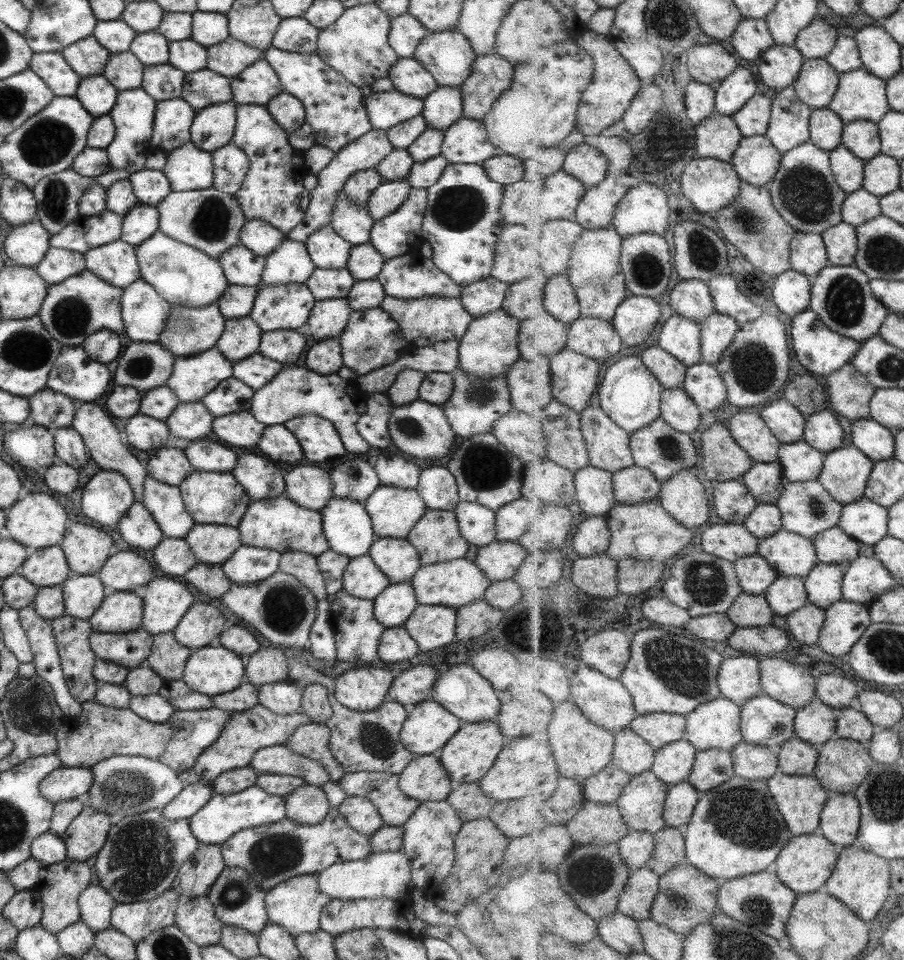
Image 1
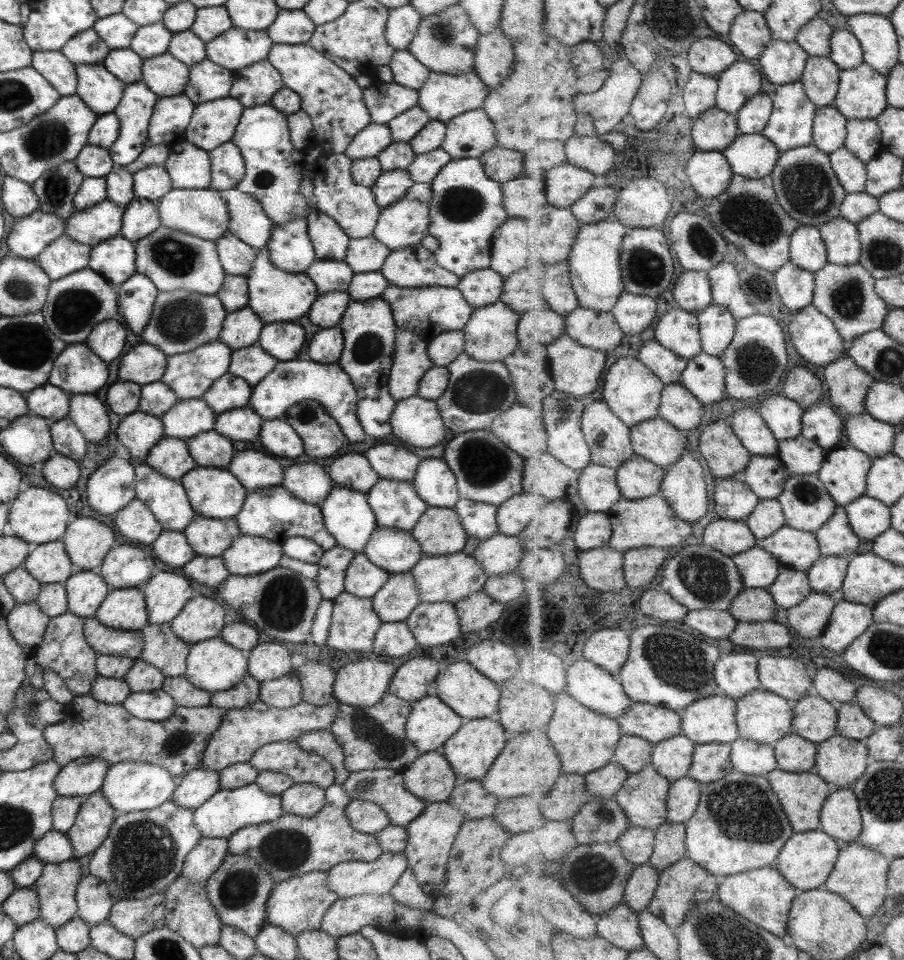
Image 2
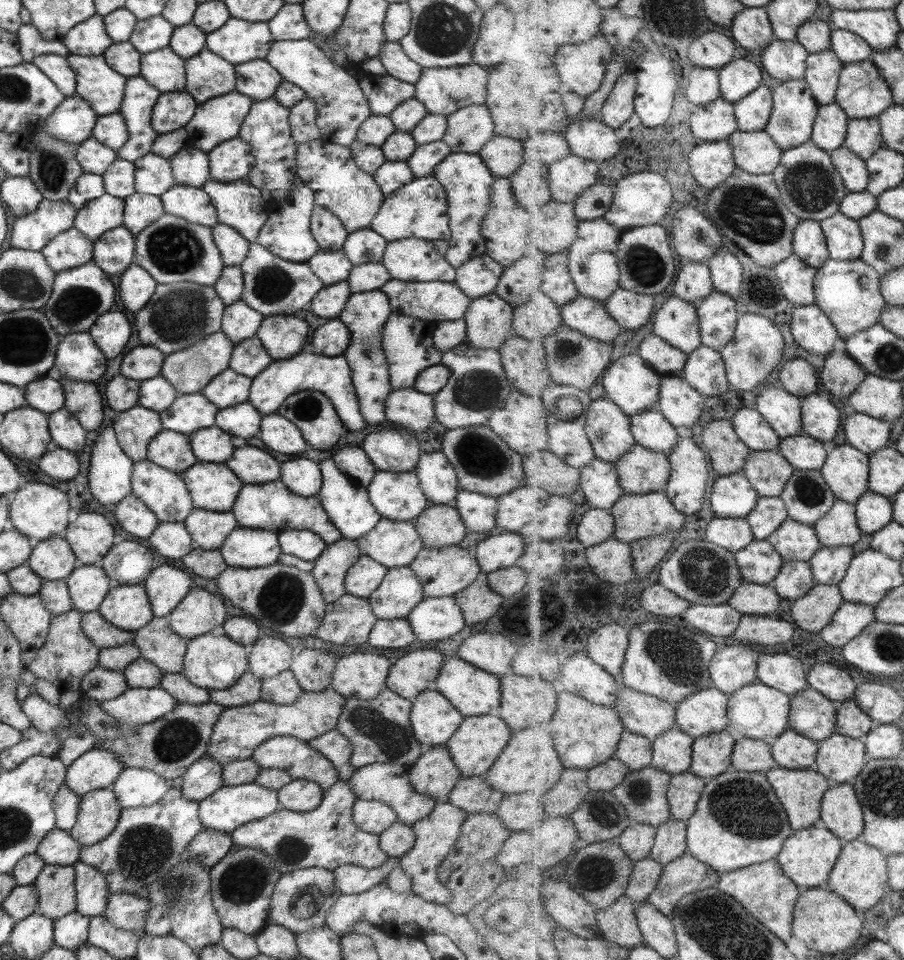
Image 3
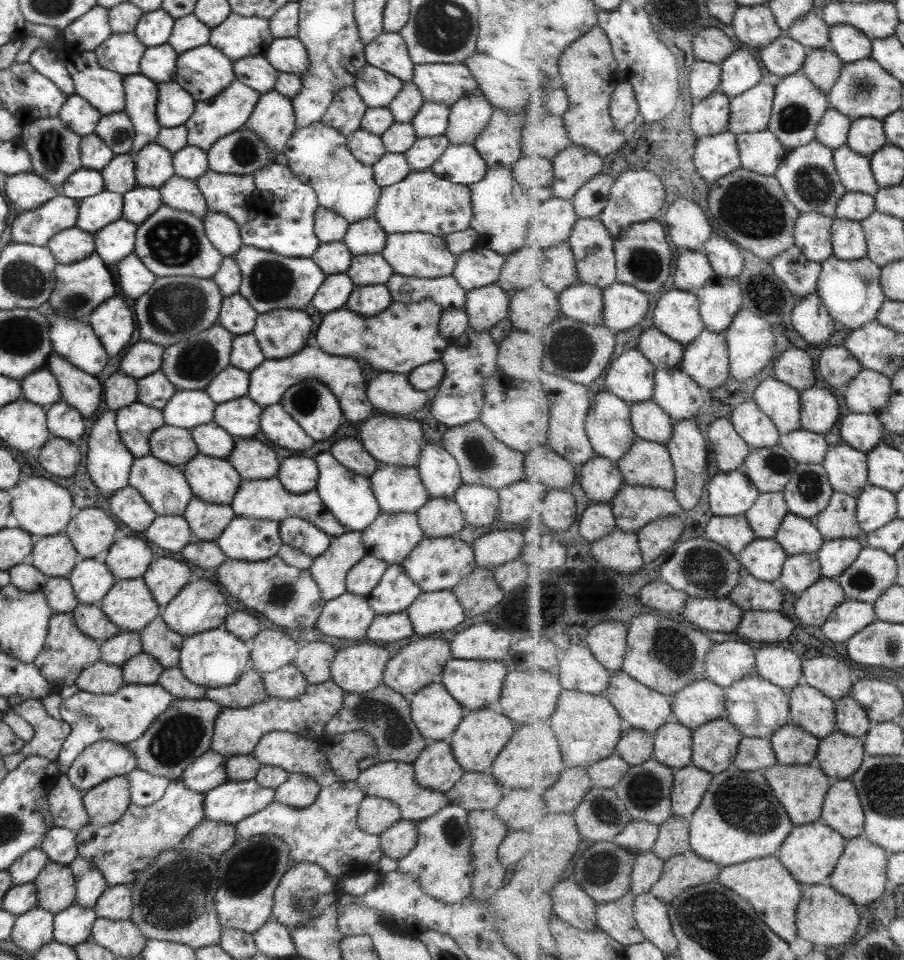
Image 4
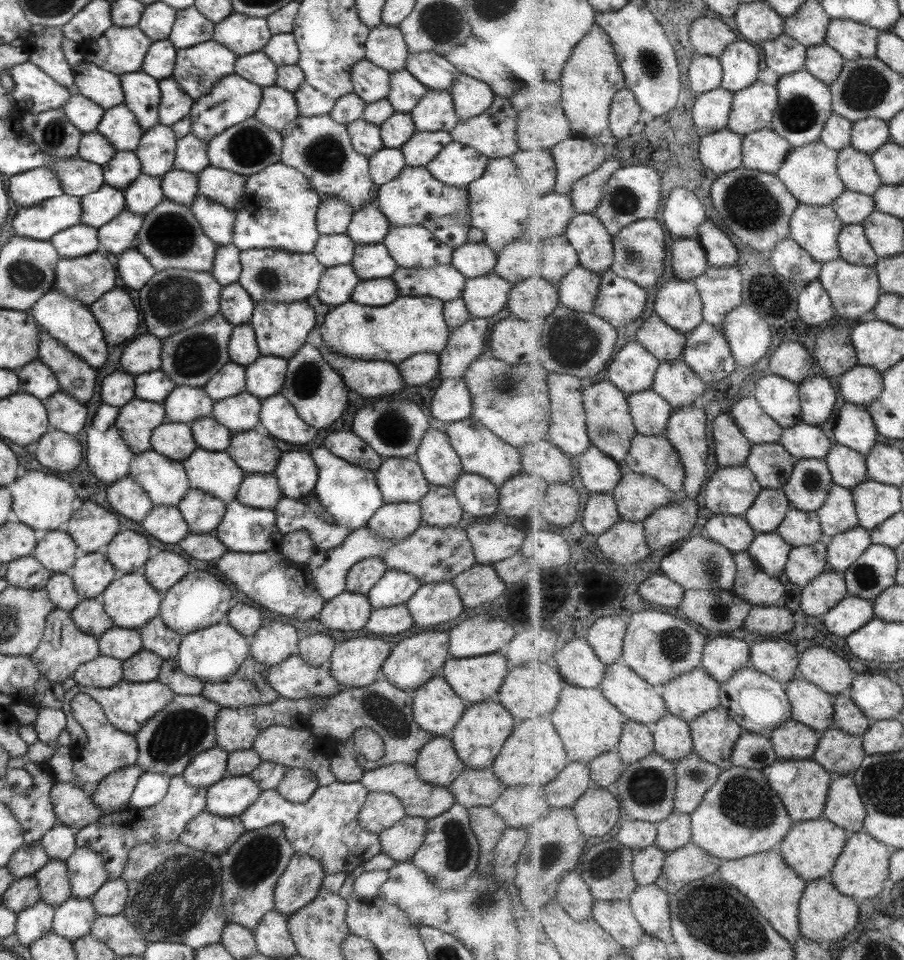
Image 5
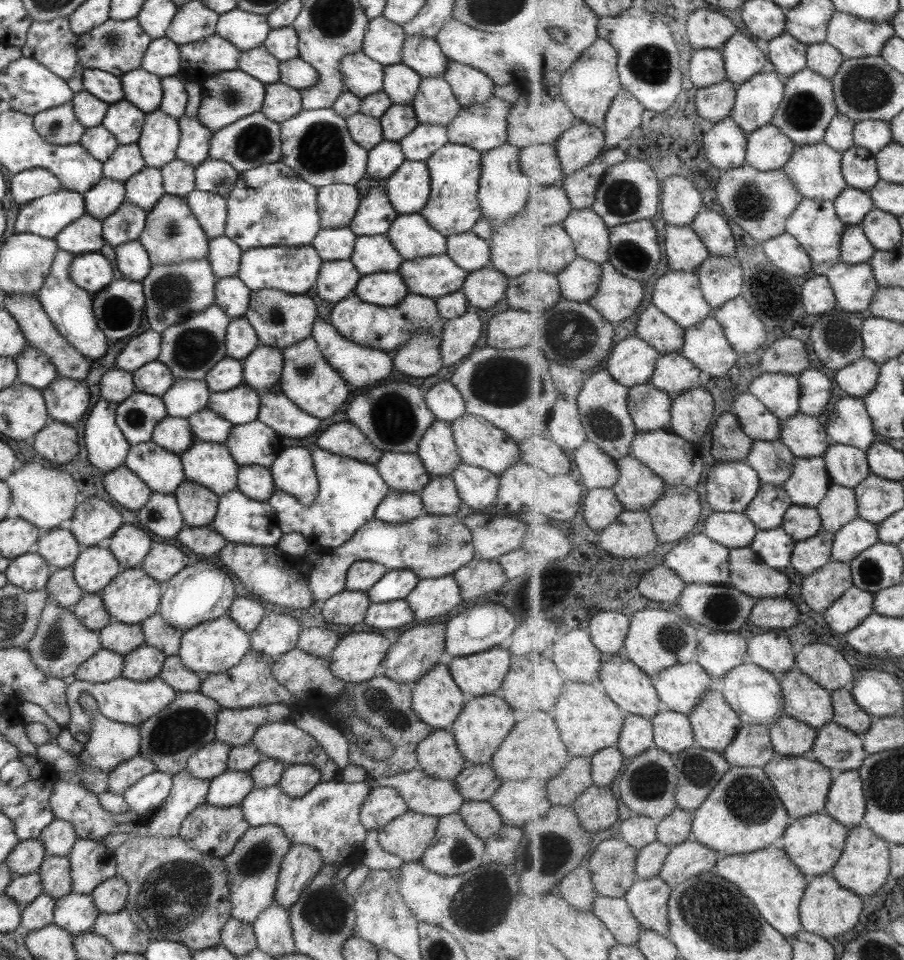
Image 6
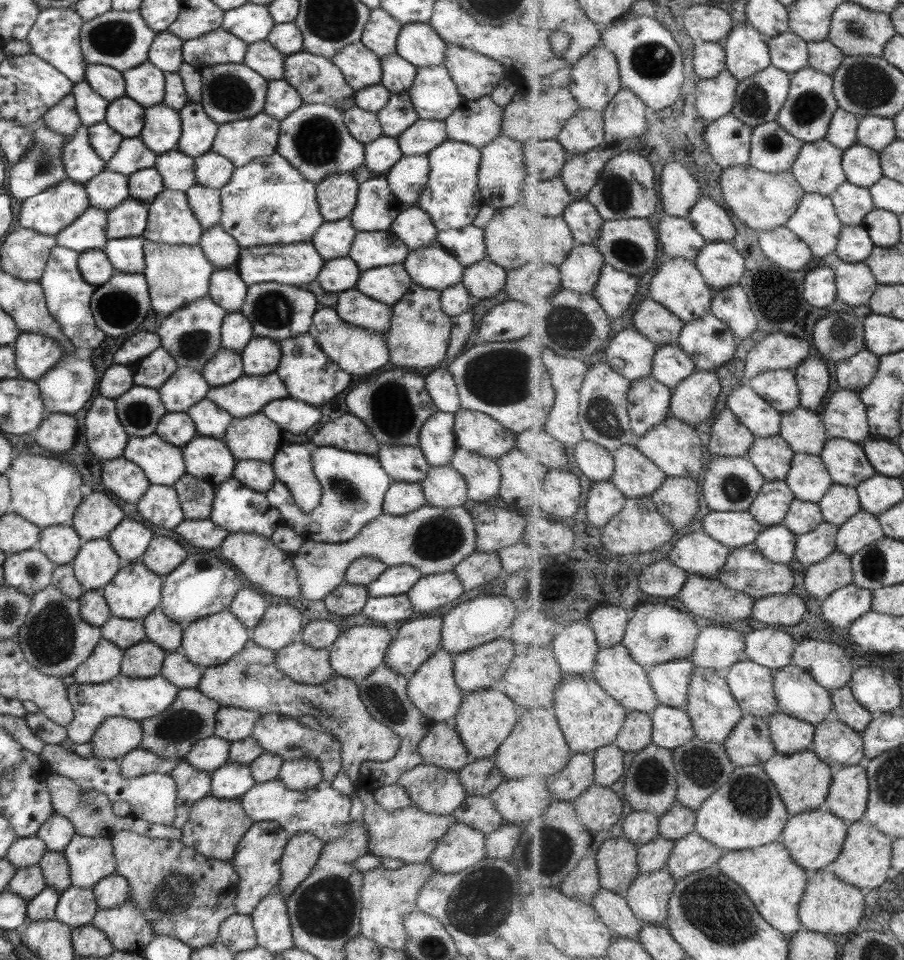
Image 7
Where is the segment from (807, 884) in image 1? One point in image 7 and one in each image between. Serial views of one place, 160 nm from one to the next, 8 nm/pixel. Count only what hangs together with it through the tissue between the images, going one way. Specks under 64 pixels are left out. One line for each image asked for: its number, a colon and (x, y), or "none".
2: (808, 858)
3: (808, 857)
4: (811, 852)
5: (812, 848)
6: (815, 843)
7: (815, 839)

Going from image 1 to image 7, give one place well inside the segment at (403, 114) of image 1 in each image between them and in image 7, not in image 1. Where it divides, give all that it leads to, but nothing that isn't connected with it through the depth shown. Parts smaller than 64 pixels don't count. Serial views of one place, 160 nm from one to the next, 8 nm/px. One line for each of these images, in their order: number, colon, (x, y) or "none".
2: (384, 101)
3: (383, 93)
4: (376, 88)
5: (370, 83)
6: (361, 76)
7: (361, 68)

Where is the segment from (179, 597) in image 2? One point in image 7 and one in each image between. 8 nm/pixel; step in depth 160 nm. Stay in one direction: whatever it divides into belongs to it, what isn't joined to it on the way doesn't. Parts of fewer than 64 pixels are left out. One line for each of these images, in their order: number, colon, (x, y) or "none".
3: (165, 587)
4: (164, 578)
5: (163, 570)
6: (161, 562)
7: (162, 555)

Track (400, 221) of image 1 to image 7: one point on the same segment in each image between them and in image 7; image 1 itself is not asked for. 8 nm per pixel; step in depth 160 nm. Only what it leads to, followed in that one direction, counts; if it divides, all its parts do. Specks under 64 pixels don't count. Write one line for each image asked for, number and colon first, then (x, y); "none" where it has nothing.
2: (403, 223)
3: (419, 210)
4: (422, 202)
5: (413, 197)
6: (407, 189)
7: (405, 179)

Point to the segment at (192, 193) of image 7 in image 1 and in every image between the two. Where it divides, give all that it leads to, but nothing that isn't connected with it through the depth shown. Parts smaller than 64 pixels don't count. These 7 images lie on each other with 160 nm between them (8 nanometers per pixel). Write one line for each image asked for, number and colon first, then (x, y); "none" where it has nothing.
1: (240, 266)
2: (236, 258)
3: (232, 247)
4: (220, 230)
5: (216, 221)
6: (209, 209)

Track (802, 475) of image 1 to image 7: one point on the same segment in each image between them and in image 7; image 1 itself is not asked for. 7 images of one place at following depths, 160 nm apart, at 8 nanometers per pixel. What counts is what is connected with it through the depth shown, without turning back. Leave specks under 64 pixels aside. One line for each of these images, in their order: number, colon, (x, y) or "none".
2: (802, 456)
3: (804, 452)
4: (806, 446)
5: (804, 441)
6: (806, 436)
7: (804, 429)

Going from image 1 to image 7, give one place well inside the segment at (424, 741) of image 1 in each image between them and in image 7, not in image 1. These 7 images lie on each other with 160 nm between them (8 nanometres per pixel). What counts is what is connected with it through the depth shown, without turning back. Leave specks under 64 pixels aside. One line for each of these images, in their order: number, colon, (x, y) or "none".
2: (430, 723)
3: (433, 720)
4: (435, 714)
5: (436, 709)
6: (435, 699)
7: (432, 690)

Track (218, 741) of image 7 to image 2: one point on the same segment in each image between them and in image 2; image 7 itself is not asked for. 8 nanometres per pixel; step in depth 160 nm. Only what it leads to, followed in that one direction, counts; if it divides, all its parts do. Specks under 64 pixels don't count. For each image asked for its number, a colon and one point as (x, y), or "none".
2: (198, 785)
3: (201, 778)
4: (207, 771)
5: (208, 767)
6: (210, 760)

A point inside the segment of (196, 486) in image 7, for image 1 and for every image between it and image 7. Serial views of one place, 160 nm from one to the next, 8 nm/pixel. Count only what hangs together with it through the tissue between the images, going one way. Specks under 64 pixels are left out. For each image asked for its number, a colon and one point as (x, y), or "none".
1: (210, 544)
2: (207, 537)
3: (208, 530)
4: (206, 521)
5: (202, 513)
6: (197, 505)

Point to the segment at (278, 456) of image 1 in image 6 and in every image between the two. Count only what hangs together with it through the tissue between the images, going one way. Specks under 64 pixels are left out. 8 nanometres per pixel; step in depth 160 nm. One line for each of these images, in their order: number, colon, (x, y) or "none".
2: (278, 438)
3: (279, 435)
4: (276, 425)
5: (277, 416)
6: (276, 411)

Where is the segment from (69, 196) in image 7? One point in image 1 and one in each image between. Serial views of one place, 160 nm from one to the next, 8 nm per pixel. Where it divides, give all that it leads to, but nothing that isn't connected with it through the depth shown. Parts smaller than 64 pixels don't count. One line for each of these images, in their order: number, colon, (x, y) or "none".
1: (25, 245)
2: (29, 235)
3: (33, 231)
4: (34, 227)
5: (40, 222)
6: (45, 216)

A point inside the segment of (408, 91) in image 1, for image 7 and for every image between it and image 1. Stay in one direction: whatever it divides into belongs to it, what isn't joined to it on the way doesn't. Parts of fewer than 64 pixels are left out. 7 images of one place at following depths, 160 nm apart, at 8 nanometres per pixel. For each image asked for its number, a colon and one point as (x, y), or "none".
2: (406, 71)
3: (395, 63)
4: (387, 52)
5: (384, 47)
6: (382, 42)
7: (380, 32)

